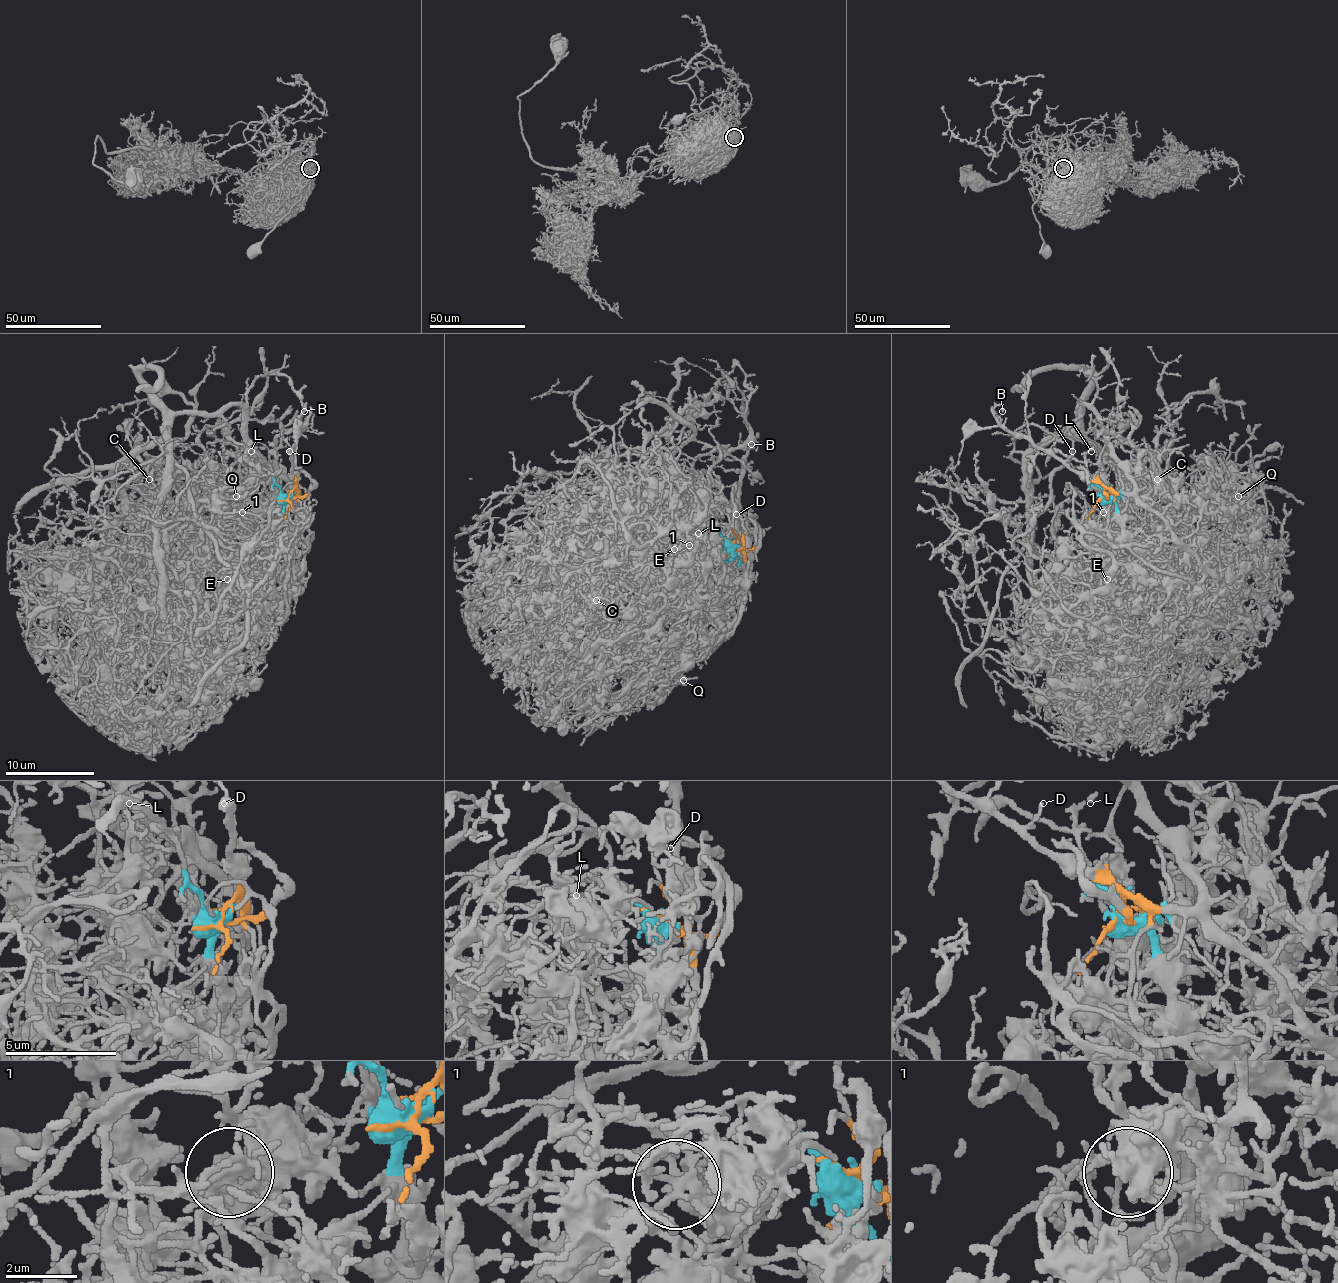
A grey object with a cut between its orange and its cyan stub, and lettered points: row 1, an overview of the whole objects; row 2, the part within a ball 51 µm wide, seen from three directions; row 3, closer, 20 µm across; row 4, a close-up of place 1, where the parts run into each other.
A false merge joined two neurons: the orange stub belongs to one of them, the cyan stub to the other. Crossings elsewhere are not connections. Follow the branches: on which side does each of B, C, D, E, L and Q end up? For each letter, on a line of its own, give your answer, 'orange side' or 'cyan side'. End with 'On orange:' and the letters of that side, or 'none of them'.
B: orange side
C: cyan side
D: orange side
E: cyan side
L: cyan side
Q: cyan side
On orange: B, D

